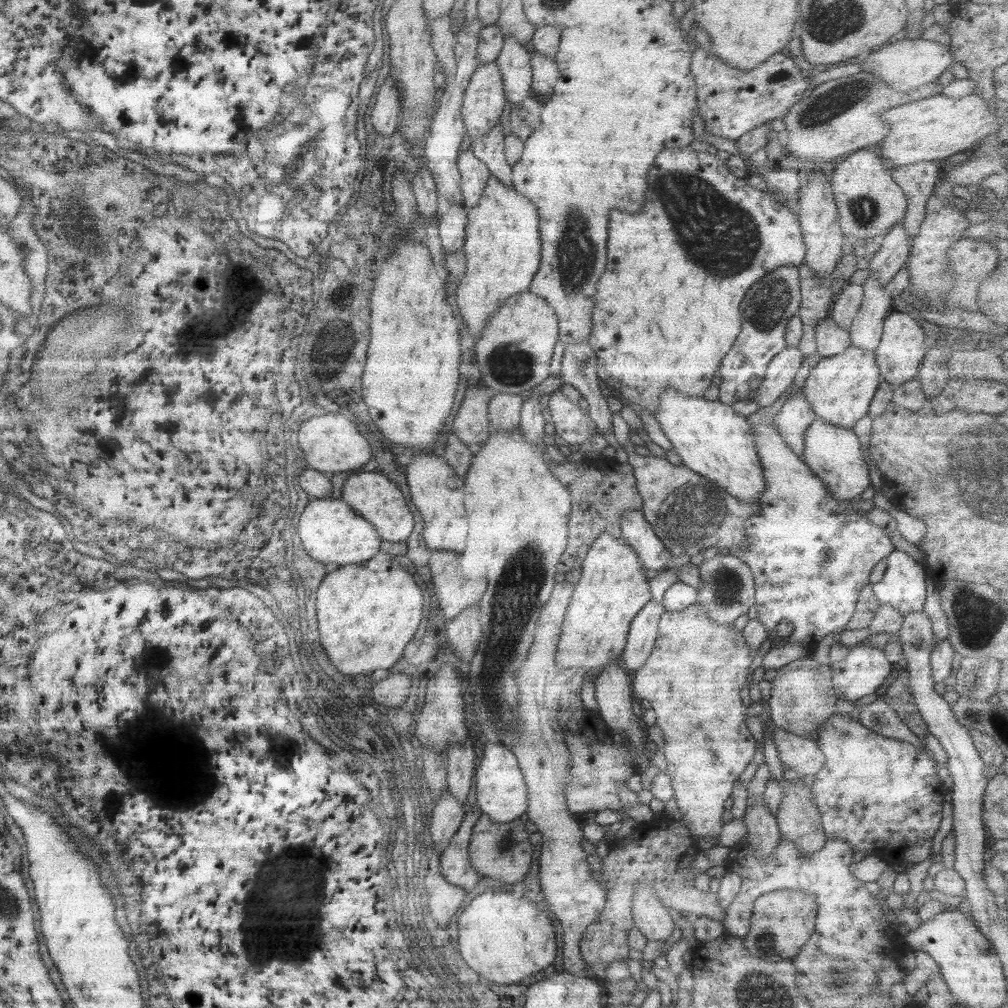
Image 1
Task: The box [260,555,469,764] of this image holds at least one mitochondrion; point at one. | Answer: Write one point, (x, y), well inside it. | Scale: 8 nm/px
(348, 713)

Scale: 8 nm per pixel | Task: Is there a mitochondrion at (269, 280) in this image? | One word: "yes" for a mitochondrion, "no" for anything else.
no

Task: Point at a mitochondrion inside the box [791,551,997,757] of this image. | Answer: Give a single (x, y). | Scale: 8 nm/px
(974, 618)

